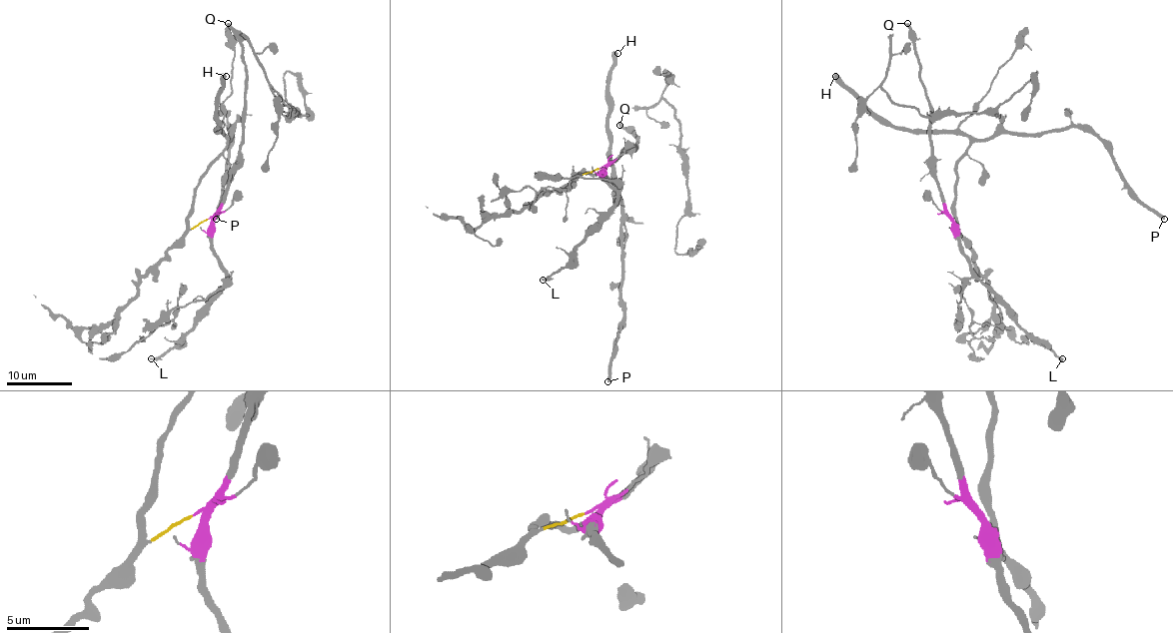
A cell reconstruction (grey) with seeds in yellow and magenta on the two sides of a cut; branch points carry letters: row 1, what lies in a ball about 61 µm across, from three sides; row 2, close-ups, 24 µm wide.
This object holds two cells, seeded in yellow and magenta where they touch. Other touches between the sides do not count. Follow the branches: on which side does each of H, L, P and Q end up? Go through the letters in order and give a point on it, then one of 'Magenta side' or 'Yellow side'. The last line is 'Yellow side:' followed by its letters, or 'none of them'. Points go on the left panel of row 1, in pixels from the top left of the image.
H: Place: (226, 76). Yellow side
L: Place: (151, 358). Magenta side
P: Place: (216, 219). Yellow side
Q: Place: (228, 23). Magenta side
Yellow side: H, P

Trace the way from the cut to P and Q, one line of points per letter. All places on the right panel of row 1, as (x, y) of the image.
P: (950, 219), (956, 229), (956, 161), (975, 141), (999, 133), (1070, 128), (1088, 130), (1121, 181), (1164, 219)
Q: (950, 219), (932, 161), (930, 108), (920, 79), (915, 36), (907, 22)

